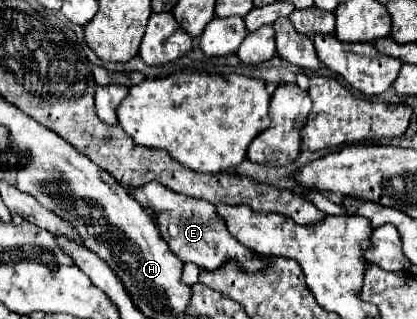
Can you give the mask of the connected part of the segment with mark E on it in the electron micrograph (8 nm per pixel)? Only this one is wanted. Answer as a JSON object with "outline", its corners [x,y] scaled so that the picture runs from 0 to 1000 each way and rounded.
{"outline":[[[353,574],[338,586],[309,586],[309,611],[333,630],[333,643],[357,649],[376,687],[376,712],[386,724],[386,743],[405,762],[405,781],[439,818],[439,824],[468,824],[482,843],[520,843],[540,818],[564,812],[588,850],[621,850],[635,837],[631,818],[612,812],[612,793],[578,768],[559,737],[540,718],[540,693],[530,693],[516,668],[516,643],[415,605],[386,574]]]}

